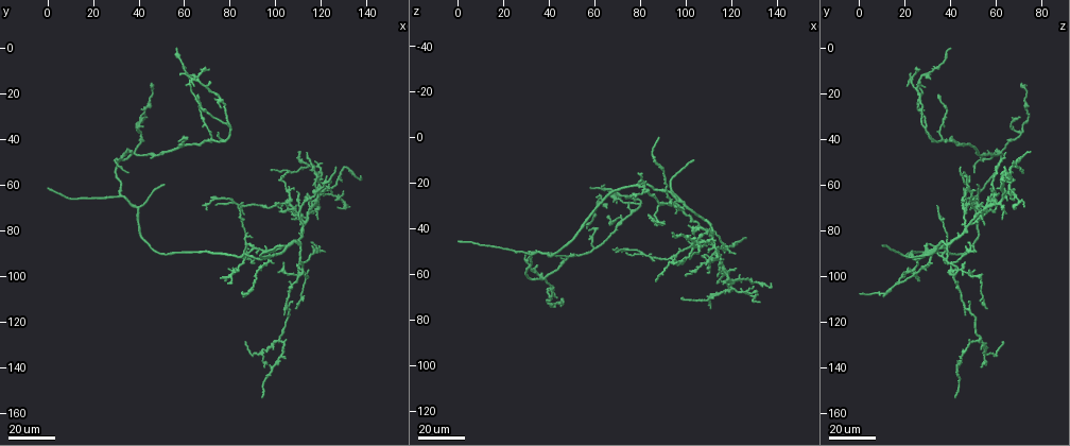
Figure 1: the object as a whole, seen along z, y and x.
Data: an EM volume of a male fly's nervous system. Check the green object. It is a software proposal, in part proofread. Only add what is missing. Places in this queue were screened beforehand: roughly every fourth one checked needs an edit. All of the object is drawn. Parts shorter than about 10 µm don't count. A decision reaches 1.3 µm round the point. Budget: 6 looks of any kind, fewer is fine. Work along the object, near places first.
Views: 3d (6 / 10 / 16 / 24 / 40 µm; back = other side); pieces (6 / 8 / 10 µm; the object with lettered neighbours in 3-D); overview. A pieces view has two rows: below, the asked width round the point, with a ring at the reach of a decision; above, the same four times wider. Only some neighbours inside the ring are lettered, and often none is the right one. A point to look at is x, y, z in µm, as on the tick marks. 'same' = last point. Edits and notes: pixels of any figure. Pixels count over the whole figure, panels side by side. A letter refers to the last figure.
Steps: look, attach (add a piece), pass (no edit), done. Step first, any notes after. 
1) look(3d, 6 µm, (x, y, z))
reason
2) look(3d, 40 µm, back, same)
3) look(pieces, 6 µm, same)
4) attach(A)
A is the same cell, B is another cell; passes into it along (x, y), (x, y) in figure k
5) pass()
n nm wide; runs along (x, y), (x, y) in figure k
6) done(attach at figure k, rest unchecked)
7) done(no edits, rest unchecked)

look(3d, 40 µm, (103, 87, 10))
free end

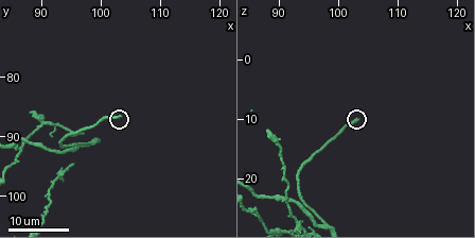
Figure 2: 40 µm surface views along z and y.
look(pieces, 10 µm, (103.0, 87.0, 10.0))
what lies round it

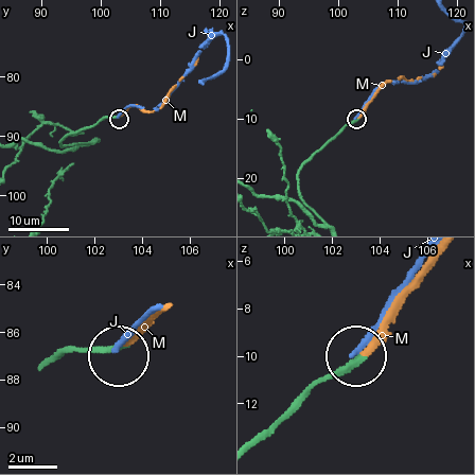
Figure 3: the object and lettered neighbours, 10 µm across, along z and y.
attach(M)
220 nm wide; M is the same cell, J is another cell; passes into it along (340, 129), (356, 119), (387, 82), (433, 76), (443, 67) in figure 3; it goes on there

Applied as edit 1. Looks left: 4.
look(3d, 40 µm, (51, 59, 51))
thin end

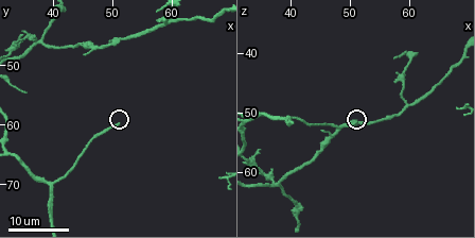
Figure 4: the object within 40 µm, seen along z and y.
look(pieces, 10 µm, (51.0, 59.5, 52.0))

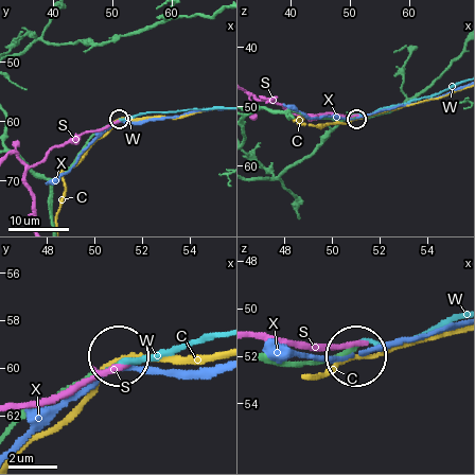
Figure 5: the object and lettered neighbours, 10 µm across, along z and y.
attach(W)
W is the same cell, C, S and X are other cells; the cell continues

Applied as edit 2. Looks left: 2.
done(attach at figure 3, attach at figure 5, rest unchecked)

